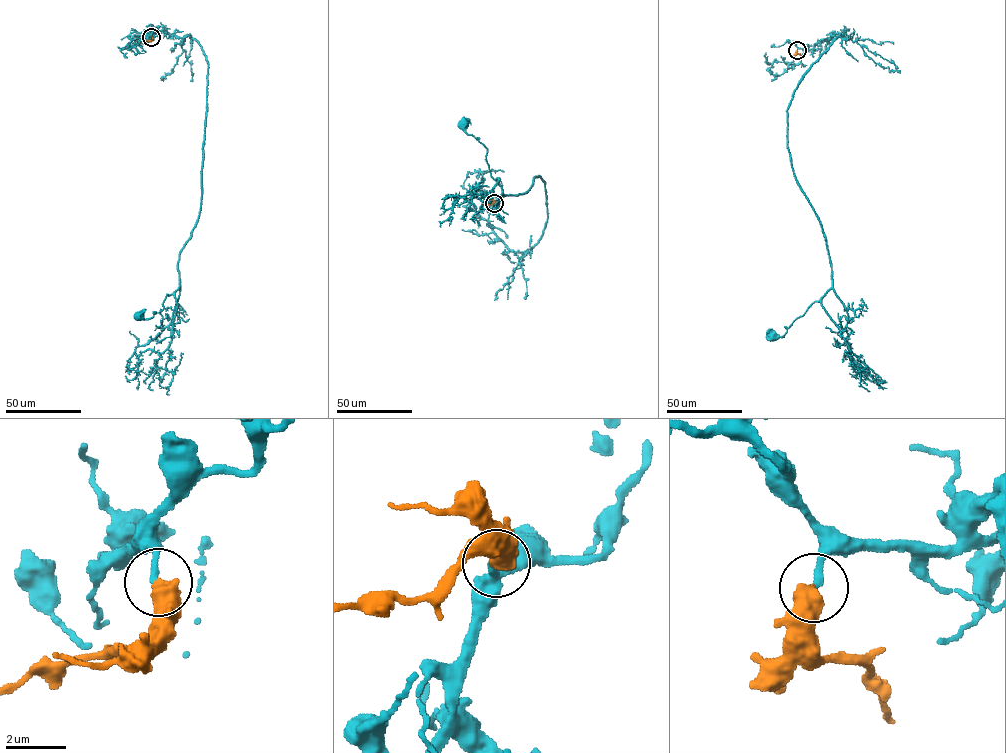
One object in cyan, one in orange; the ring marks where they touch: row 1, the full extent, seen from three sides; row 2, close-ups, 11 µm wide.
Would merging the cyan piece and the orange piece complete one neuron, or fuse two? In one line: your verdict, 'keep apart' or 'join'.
join

